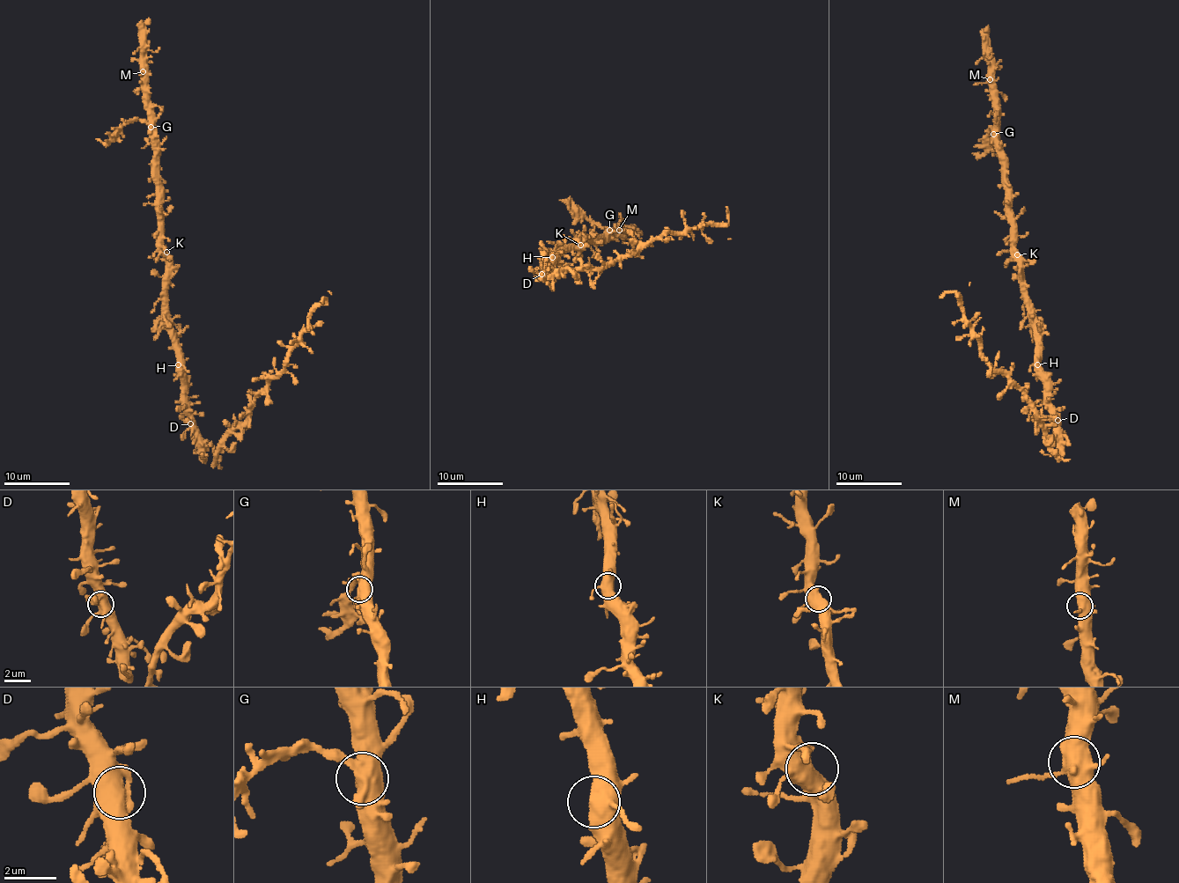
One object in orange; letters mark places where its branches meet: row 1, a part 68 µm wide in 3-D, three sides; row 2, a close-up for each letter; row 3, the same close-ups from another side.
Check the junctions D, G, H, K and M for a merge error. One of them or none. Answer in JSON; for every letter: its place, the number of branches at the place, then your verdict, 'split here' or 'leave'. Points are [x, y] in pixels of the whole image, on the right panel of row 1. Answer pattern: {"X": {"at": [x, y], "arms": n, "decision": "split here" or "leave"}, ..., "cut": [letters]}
{"D": {"at": [1057, 420], "arms": 3, "decision": "leave"}, "G": {"at": [993, 134], "arms": 3, "decision": "split here"}, "H": {"at": [1037, 364], "arms": 3, "decision": "leave"}, "K": {"at": [1017, 254], "arms": 3, "decision": "leave"}, "M": {"at": [990, 79], "arms": 3, "decision": "leave"}, "cut": ["G"]}

